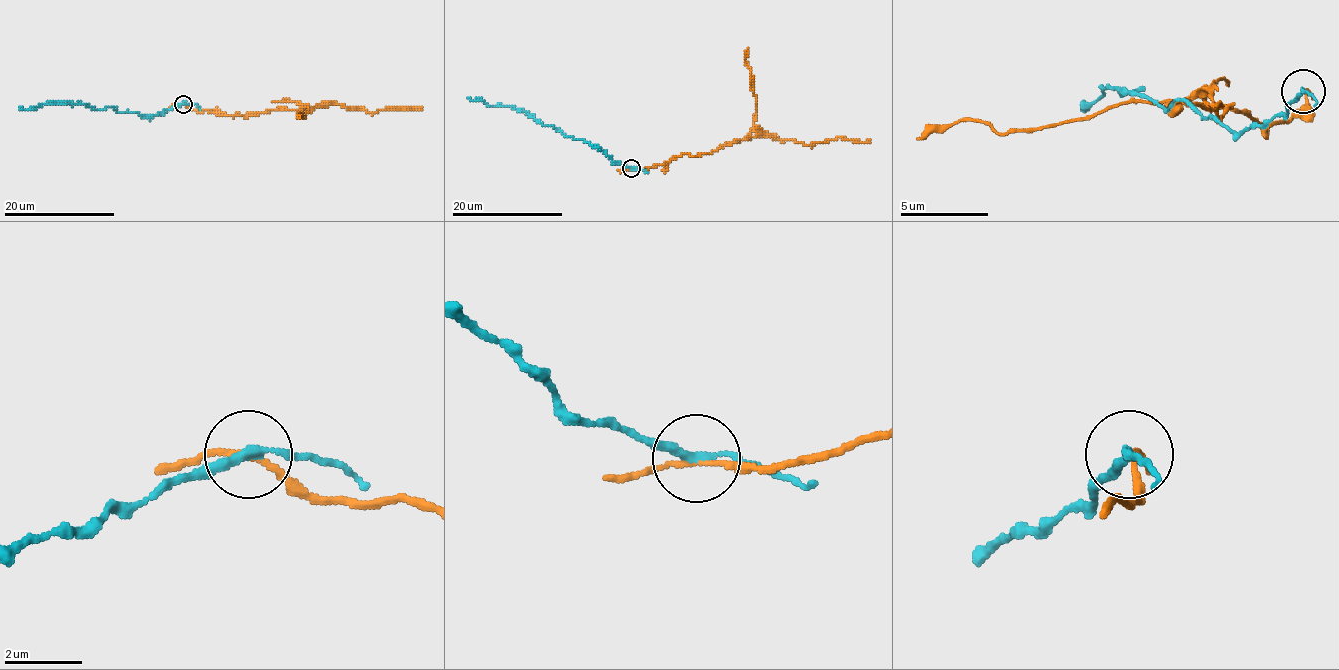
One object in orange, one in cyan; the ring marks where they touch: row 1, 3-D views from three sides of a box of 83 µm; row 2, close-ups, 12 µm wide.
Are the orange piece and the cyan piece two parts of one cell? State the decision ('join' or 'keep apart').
keep apart

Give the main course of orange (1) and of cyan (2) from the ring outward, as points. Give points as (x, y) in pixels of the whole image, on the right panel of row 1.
1: (1307, 90), (1307, 112), (1262, 125), (1200, 107), (1205, 90), (1227, 107), (1218, 121), (1214, 103)
2: (1302, 90), (1284, 112), (1240, 134), (1200, 116), (1183, 98), (1165, 107), (1103, 85), (1090, 107), (1081, 103)

